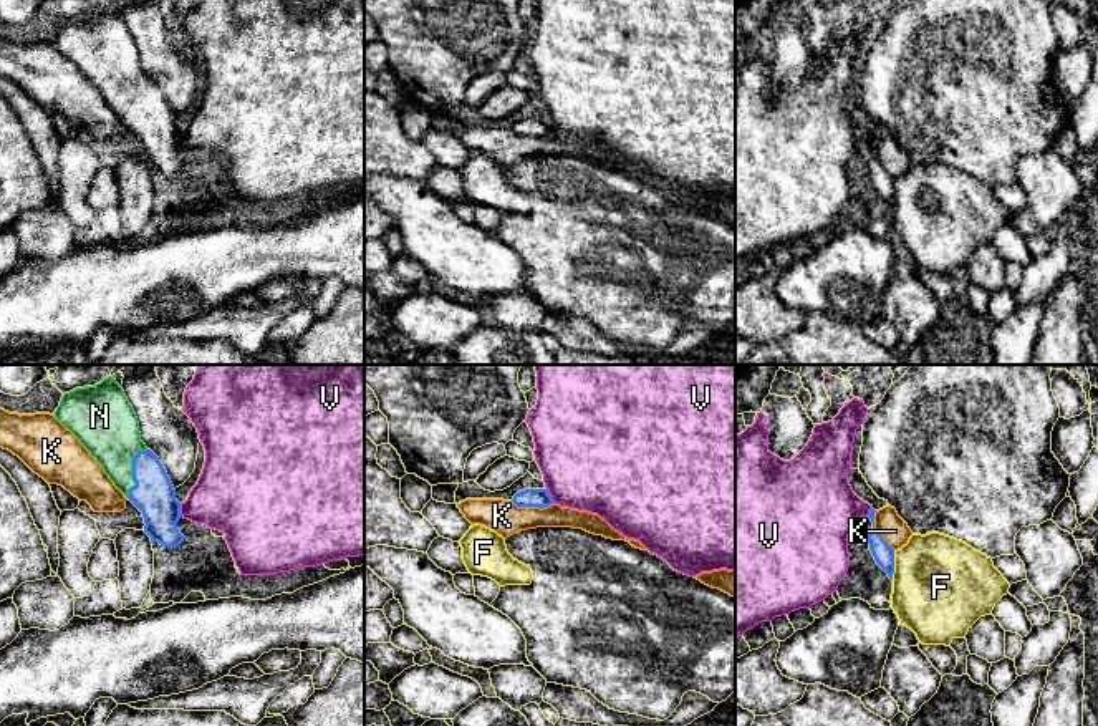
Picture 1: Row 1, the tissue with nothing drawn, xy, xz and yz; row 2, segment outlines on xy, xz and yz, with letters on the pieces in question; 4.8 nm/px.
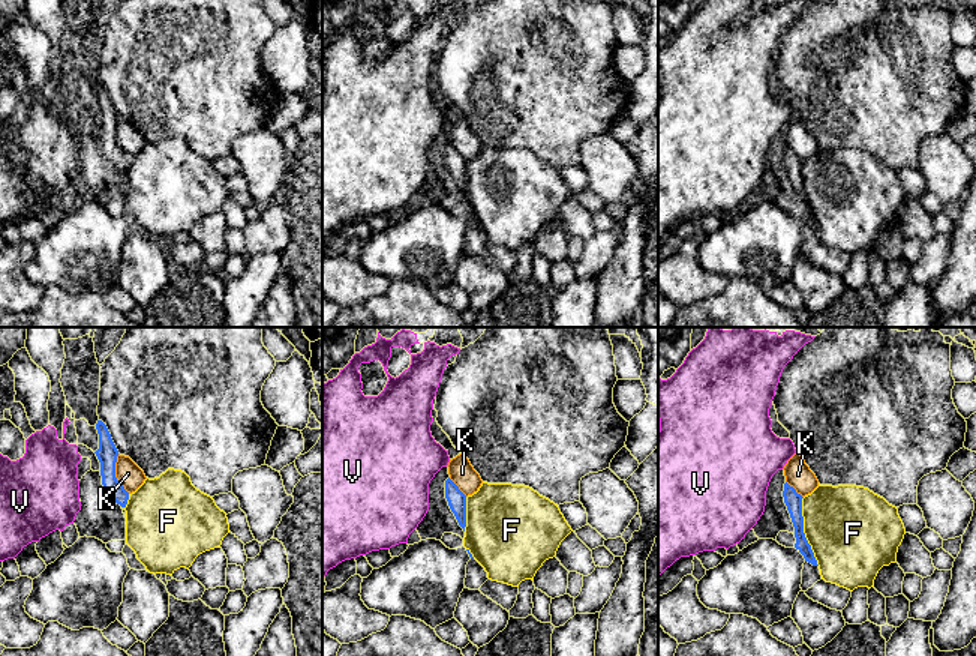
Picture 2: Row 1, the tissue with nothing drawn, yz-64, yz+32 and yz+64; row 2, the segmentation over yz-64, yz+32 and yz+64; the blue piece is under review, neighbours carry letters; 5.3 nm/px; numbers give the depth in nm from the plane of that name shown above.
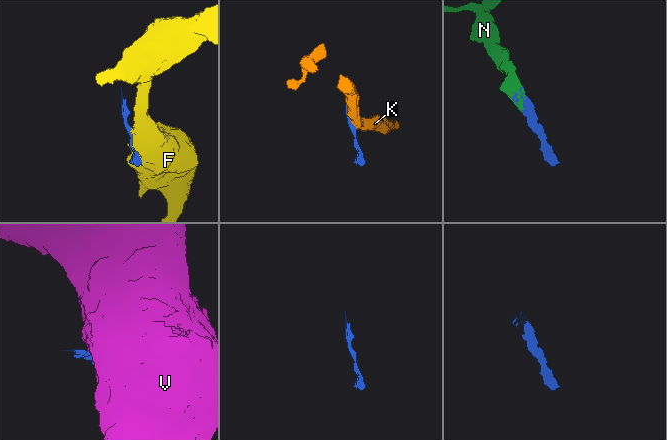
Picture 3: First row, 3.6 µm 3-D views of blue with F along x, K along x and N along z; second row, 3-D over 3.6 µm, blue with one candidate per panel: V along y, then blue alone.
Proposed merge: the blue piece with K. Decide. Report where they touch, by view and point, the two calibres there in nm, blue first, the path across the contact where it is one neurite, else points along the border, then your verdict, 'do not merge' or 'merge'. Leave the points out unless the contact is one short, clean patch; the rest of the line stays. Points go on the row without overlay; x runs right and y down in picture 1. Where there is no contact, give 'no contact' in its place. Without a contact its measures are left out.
contact xz (532, 135); calibres 100 and 160 nm; border xz (510, 130), (517, 135), (547, 136), (553, 133); do not merge

